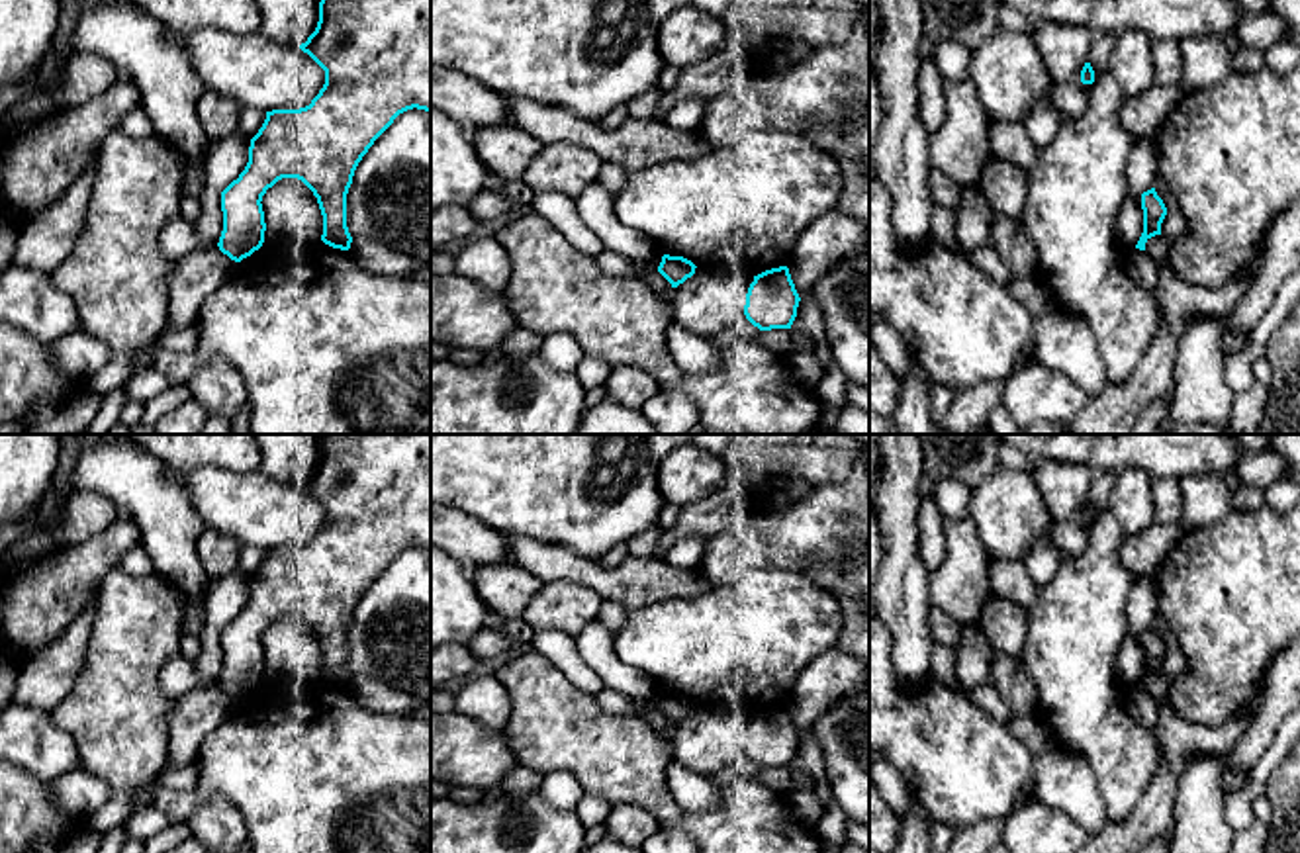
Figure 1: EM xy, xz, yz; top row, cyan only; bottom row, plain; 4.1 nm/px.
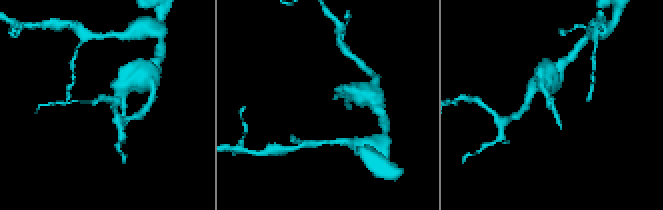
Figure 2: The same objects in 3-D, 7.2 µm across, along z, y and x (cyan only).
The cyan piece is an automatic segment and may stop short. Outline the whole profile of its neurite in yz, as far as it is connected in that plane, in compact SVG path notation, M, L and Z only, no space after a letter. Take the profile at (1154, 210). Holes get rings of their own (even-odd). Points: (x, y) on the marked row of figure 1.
M1155 188L1141 194L1141 209L1143 209L1143 233L1136 245L1136 248L1145 250L1145 243L1161 235L1161 223L1167 215L1167 207L1163 200L1157 196Z

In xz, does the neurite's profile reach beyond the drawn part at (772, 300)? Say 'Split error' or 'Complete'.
Complete

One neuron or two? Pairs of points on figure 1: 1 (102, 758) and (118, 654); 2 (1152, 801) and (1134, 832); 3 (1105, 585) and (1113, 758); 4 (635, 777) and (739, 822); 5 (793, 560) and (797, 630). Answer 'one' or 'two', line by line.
1: one
2: one
3: one
4: one
5: two

